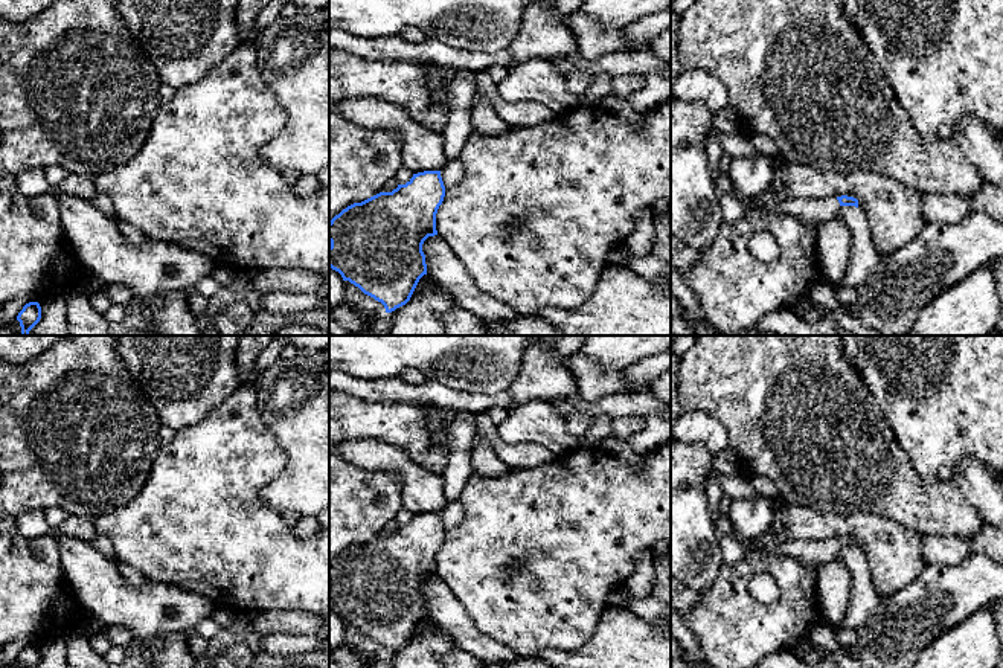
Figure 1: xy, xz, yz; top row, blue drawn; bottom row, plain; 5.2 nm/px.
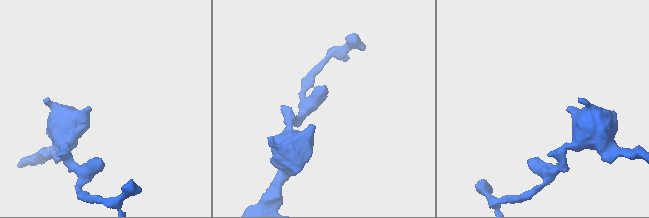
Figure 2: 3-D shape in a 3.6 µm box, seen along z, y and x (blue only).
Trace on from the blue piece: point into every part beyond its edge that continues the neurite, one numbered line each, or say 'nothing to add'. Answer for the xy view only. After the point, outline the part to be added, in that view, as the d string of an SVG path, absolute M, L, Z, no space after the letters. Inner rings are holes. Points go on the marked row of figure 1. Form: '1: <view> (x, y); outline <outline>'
nothing to add

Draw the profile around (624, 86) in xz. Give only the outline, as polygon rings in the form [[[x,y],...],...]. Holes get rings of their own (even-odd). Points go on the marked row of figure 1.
[[[628,73],[613,78],[613,95],[626,99],[630,95],[640,92],[645,87],[646,76]]]

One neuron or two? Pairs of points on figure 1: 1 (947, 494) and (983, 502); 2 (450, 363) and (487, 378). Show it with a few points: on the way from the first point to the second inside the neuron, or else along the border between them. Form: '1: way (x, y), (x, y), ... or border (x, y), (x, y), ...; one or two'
1: border (950, 479), (986, 523); two
2: way (459, 363), (471, 363), (477, 369); one

